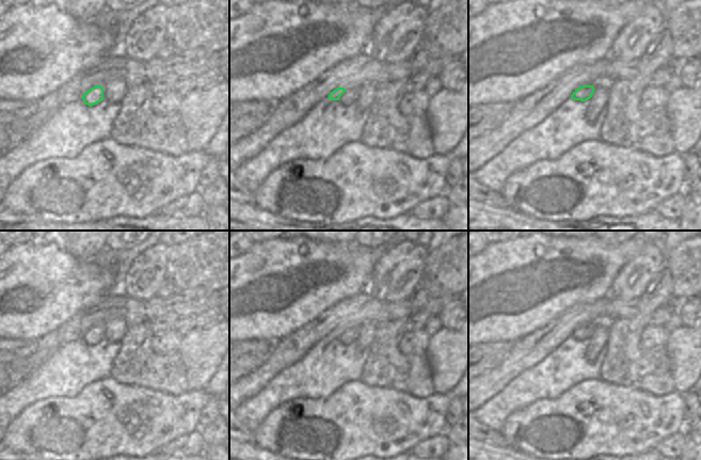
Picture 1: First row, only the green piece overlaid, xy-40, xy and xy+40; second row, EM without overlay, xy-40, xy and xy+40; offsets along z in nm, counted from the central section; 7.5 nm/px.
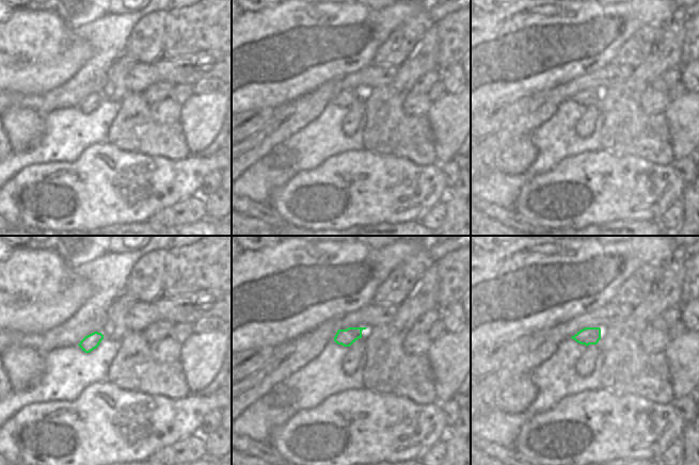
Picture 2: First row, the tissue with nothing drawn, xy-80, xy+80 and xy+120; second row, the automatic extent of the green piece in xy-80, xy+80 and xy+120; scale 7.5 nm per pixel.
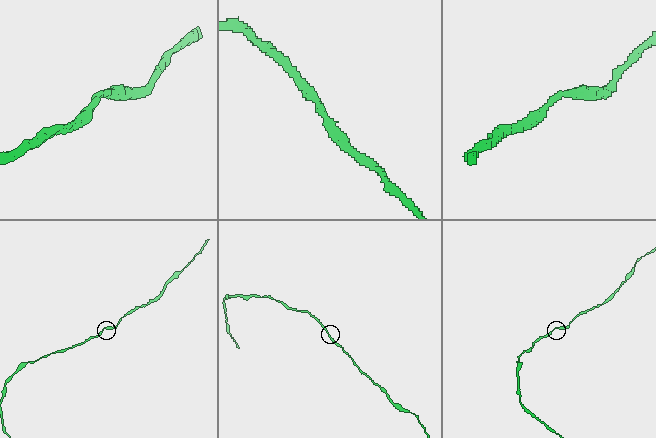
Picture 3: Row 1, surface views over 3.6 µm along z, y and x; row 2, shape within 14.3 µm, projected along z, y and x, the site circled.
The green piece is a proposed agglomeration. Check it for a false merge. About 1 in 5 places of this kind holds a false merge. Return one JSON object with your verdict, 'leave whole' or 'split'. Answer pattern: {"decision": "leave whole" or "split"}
{"decision": "leave whole"}

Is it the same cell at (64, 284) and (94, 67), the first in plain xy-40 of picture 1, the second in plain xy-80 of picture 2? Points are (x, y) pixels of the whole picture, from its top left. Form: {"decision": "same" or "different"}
{"decision": "different"}

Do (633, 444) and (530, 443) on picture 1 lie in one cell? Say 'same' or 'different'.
same

